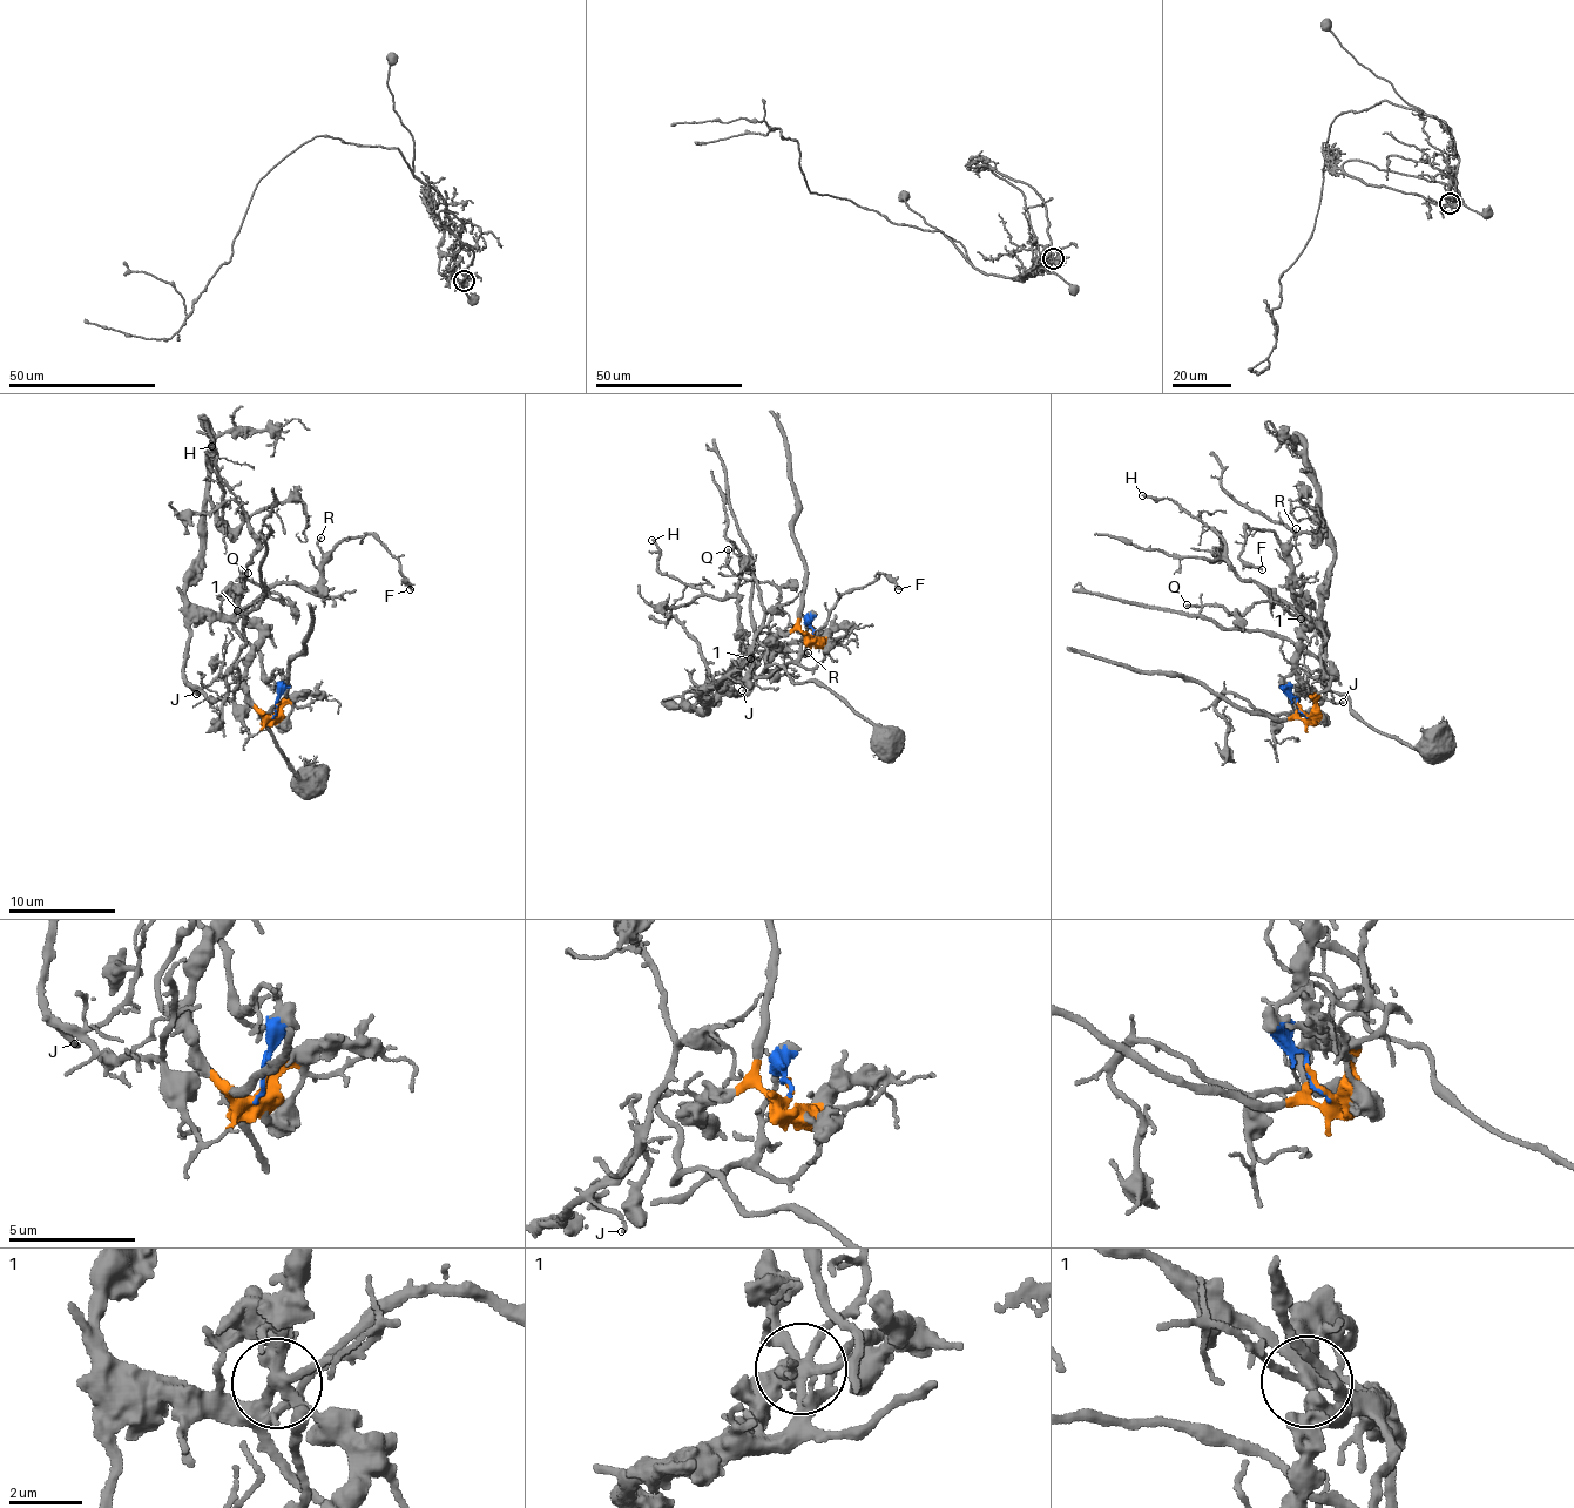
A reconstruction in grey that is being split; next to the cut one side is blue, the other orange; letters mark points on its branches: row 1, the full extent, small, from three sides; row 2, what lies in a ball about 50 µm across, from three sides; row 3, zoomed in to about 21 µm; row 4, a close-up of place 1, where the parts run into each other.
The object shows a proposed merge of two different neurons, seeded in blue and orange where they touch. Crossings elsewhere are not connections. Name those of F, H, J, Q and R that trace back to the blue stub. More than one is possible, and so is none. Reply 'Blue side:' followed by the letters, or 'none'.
Blue side: F, H, J, Q, R

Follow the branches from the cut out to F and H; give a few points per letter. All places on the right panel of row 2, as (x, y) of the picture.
F: (1301, 711), (1285, 678), (1321, 674), (1325, 640), (1288, 585), (1272, 532), (1247, 526), (1240, 559), (1262, 569)
H: (1301, 711), (1285, 678), (1301, 669), (1321, 674), (1324, 630), (1229, 565), (1223, 538), (1170, 499), (1142, 495)

